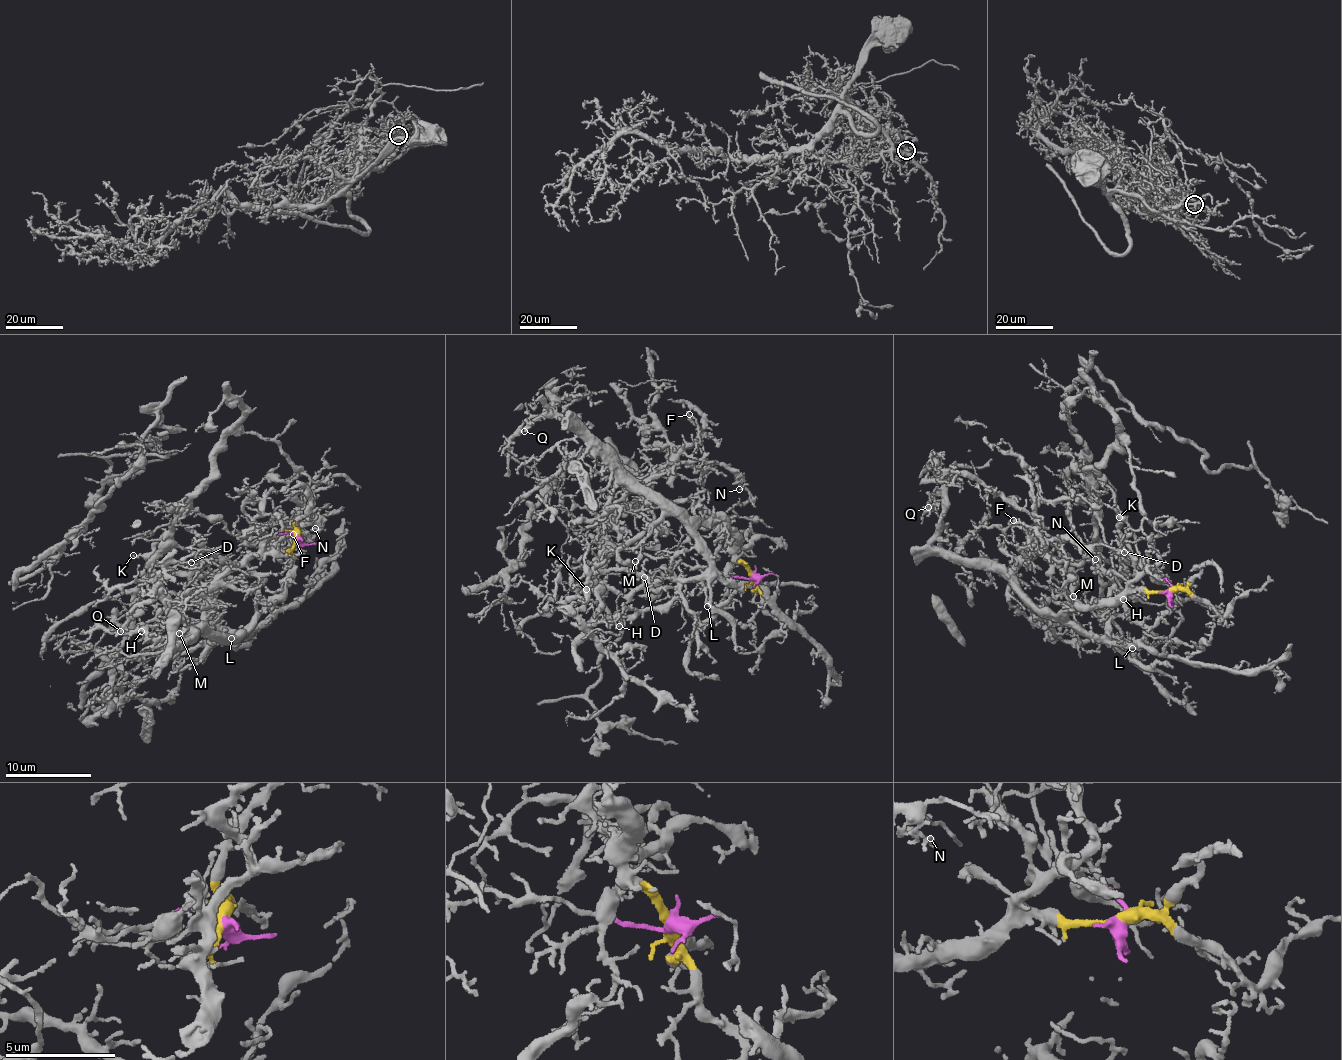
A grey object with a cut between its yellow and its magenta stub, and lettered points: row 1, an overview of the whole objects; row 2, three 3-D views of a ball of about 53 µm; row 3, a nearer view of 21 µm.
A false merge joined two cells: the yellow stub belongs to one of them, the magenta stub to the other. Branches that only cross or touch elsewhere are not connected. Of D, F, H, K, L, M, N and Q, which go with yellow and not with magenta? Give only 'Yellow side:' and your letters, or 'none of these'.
Yellow side: D, F, H, K, L, M, N, Q

